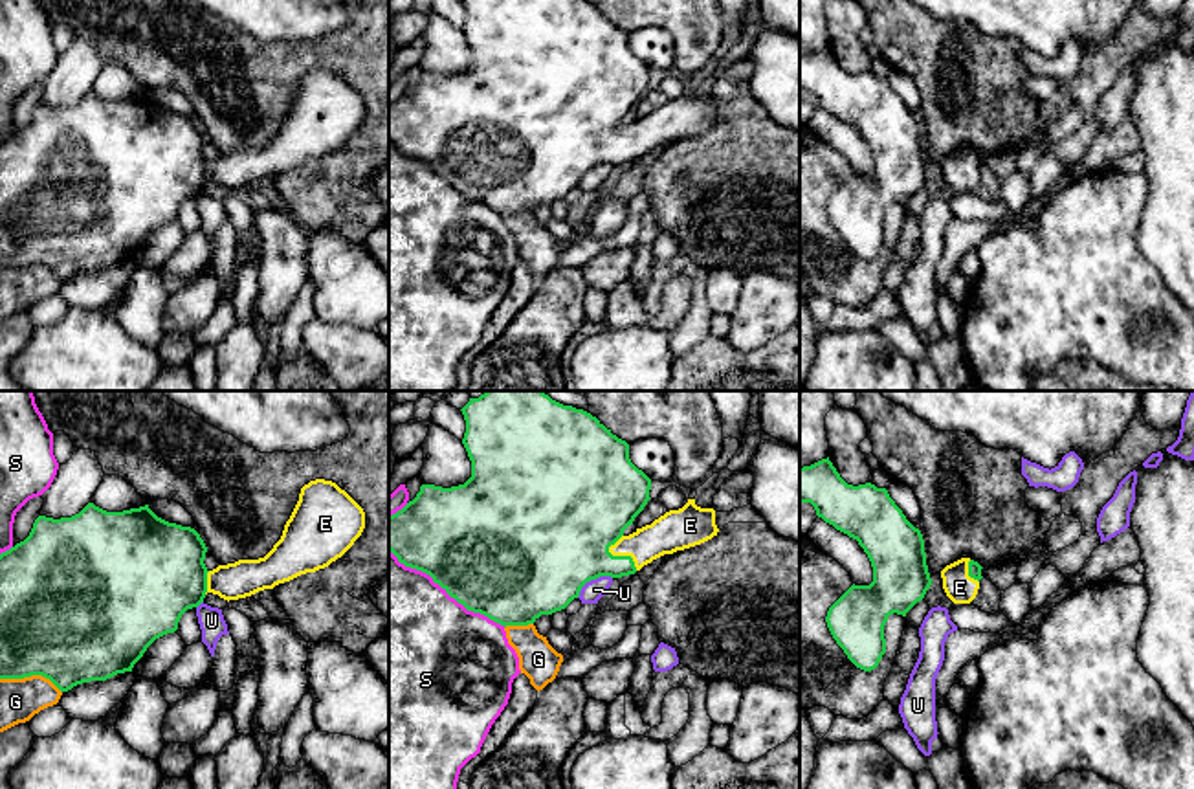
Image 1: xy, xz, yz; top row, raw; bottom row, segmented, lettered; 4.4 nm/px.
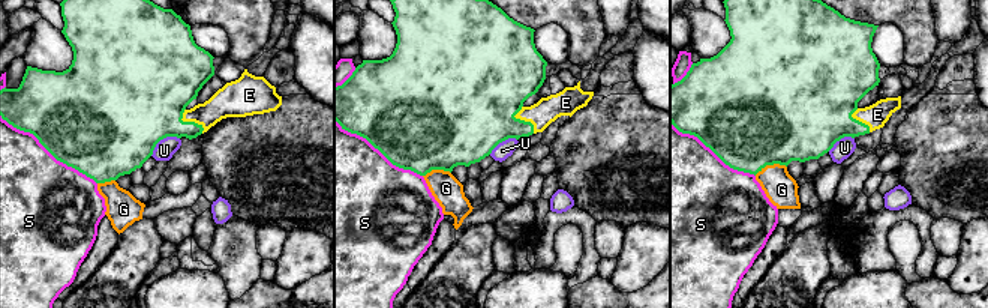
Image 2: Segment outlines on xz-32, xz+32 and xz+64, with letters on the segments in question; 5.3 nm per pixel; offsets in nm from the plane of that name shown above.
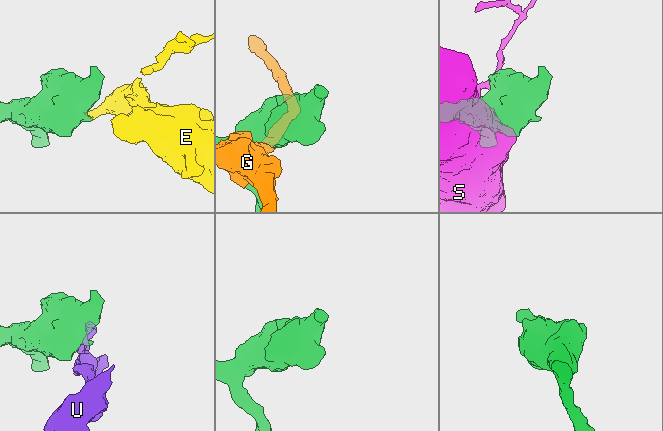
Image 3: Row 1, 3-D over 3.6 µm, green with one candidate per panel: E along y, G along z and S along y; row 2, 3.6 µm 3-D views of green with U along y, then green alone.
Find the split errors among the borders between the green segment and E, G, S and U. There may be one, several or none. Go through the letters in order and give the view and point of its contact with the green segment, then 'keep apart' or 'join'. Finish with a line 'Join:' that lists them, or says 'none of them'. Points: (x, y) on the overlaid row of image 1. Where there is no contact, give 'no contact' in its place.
E: xz (619, 556) | join
G: xy (32, 674) | keep apart
S: xz (446, 591) | keep apart
U: xz (591, 578) | keep apart
Join: E

